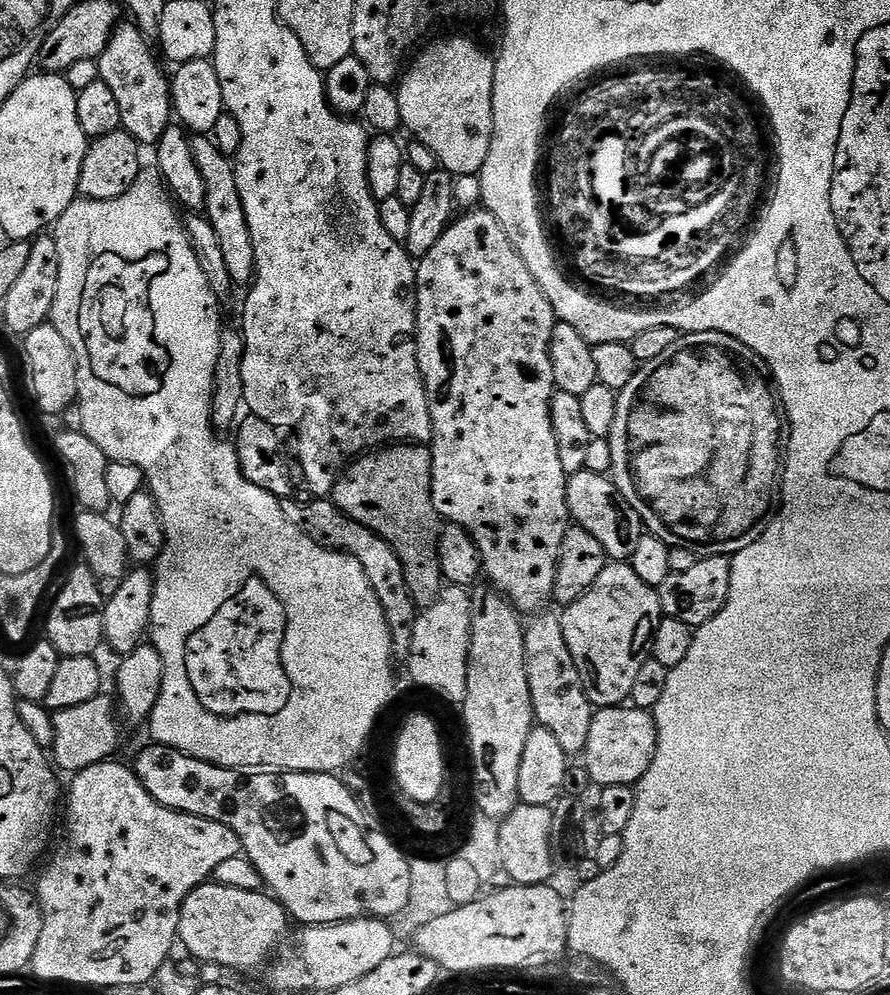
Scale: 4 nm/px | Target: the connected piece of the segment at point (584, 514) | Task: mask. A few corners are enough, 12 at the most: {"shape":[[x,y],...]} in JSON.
{"shape":[[608,476],[568,477],[568,515],[612,562],[646,534]]}

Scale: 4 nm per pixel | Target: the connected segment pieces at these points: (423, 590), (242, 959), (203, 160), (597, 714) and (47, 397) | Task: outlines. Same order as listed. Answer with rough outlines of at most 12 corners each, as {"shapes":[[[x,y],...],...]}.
{"shapes":[[[431,447],[353,459],[330,499],[398,554],[417,609],[446,587]],[[205,882],[183,900],[178,940],[232,970],[287,937],[269,893]],[[207,135],[190,141],[206,184],[203,215],[233,285],[256,263],[233,161]],[[593,711],[582,764],[599,786],[634,786],[656,753],[656,717]],[[50,322],[22,338],[24,384],[40,412],[77,403],[70,342]]]}

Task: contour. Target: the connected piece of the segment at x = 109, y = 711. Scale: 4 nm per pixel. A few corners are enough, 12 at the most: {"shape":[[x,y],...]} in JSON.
{"shape":[[113,697],[53,715],[50,756],[75,774],[117,755]]}

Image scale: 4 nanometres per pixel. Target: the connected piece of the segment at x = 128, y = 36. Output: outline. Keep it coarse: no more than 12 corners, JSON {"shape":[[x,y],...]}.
{"shape":[[135,23],[99,58],[123,131],[155,146],[174,120],[169,77]]}

